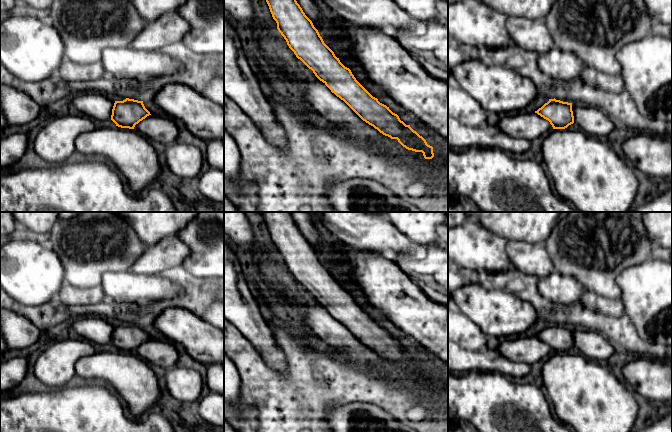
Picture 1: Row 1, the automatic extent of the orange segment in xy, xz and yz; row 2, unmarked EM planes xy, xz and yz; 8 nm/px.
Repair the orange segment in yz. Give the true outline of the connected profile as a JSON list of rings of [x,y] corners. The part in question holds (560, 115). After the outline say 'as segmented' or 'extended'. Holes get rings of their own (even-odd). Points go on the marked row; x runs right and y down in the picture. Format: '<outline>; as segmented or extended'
[[[555,98],[549,99],[535,113],[548,120],[553,129],[565,129],[574,123],[572,103],[556,100]]]; as segmented

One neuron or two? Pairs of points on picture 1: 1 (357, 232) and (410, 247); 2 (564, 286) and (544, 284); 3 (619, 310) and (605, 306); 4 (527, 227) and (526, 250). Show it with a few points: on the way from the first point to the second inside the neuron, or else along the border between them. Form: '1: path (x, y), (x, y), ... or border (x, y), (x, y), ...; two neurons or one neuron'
1: path (370, 232), (376, 233), (389, 242), (397, 243); one neuron
2: path (559, 286), (549, 286); one neuron
3: path (616, 308), (608, 306); one neuron
4: border (508, 240), (543, 243); two neurons

